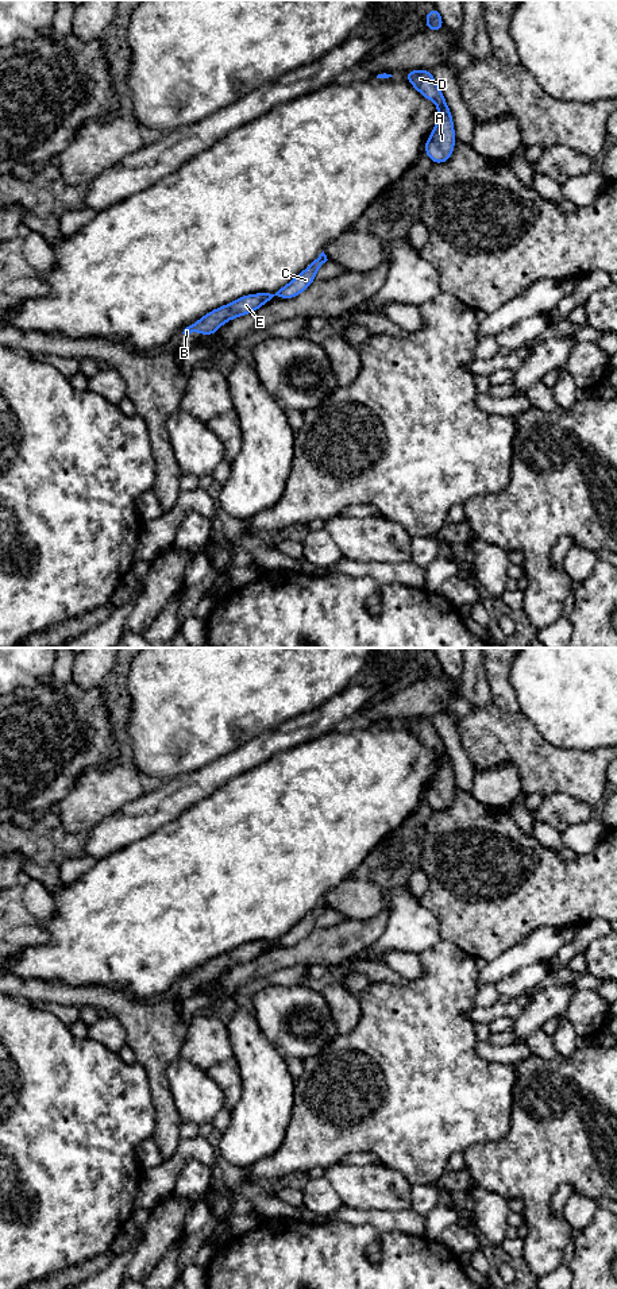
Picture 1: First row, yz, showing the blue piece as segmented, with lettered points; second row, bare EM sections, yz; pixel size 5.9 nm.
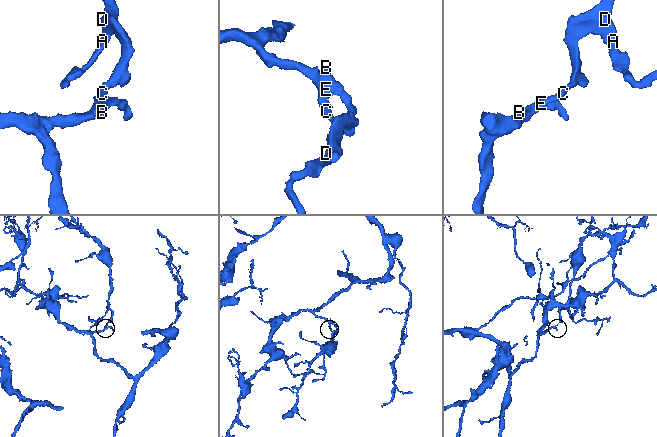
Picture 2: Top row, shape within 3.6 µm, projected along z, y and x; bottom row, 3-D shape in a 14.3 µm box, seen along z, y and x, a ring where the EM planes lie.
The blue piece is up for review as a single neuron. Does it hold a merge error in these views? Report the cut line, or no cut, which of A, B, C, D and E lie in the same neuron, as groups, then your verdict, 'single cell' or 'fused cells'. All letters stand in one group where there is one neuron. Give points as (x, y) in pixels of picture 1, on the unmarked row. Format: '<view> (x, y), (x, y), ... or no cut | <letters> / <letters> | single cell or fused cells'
no cut | A B C D E | single cell

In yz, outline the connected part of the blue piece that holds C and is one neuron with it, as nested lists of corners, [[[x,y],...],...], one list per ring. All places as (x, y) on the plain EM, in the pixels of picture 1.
[[[324,899],[292,930],[281,935],[275,941],[255,941],[243,943],[242,946],[217,956],[209,960],[207,964],[193,970],[184,977],[184,983],[189,984],[193,979],[198,979],[201,983],[212,983],[219,979],[220,973],[225,969],[232,968],[236,964],[243,964],[259,957],[261,953],[269,950],[275,943],[281,946],[294,946],[297,942],[304,939],[315,927],[315,922],[320,914],[327,910]]]

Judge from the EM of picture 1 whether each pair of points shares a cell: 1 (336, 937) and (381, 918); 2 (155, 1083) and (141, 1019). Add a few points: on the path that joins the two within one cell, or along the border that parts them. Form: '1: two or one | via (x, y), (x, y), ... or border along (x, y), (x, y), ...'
1: one | via (347, 937), (363, 934), (370, 929)
2: one | via (155, 1066), (155, 1035)

